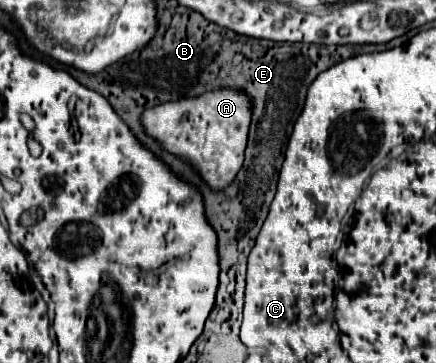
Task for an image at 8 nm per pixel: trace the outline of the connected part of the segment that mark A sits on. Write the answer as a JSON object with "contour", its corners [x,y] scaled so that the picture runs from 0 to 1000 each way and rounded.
{"contour":[[[491,242],[436,275],[399,275],[390,287],[362,287],[353,298],[339,298],[326,314],[326,336],[335,364],[362,380],[385,419],[440,446],[459,468],[463,490],[482,507],[482,518],[509,523],[537,496],[560,446],[560,413],[569,397],[569,358],[573,358],[573,270],[560,264],[550,242]]]}

